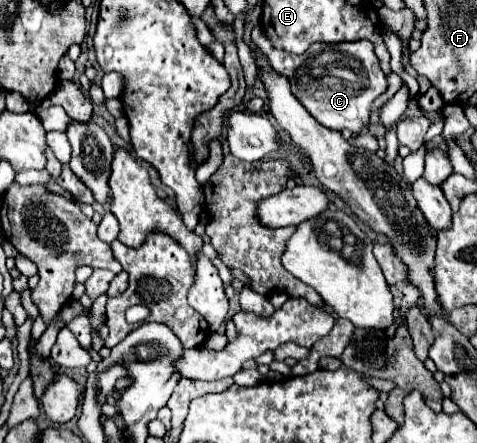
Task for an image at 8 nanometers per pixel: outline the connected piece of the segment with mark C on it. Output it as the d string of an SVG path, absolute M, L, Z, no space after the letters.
M261 25L253 29L251 39L269 57L273 69L281 75L287 75L293 95L321 125L335 131L349 129L351 133L359 133L369 125L373 101L387 91L387 77L381 73L371 41L361 39L351 43L313 43L303 55L293 55L273 47Z

